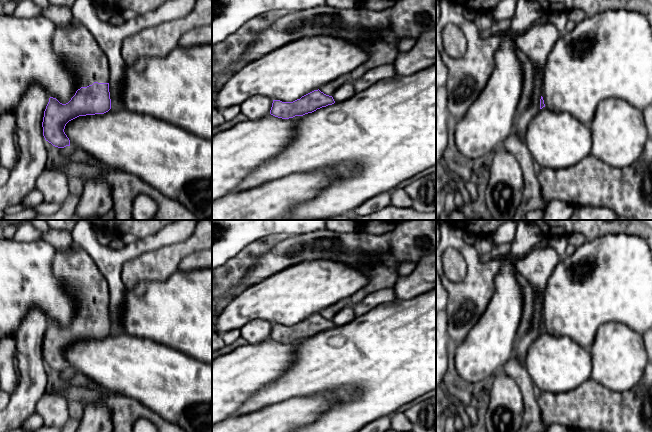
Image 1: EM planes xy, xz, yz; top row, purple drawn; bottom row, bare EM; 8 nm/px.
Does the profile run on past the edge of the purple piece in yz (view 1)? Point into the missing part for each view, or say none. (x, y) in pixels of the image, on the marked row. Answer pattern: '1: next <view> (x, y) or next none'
1: next none

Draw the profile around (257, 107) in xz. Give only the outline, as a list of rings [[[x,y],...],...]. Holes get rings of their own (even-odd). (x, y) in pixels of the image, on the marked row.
[[[262,95],[254,96],[243,102],[241,113],[243,113],[249,120],[261,119],[270,114],[273,99]]]

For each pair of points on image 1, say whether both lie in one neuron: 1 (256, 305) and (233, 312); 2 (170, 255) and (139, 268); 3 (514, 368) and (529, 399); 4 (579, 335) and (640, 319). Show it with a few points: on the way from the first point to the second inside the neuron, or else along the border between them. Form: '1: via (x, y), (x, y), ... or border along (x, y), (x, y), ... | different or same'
1: via (250, 305), (239, 311) | same
2: via (162, 263), (147, 267) | same
3: via (521, 376), (527, 391) | same
4: via (594, 320), (600, 314), (625, 314) | same

